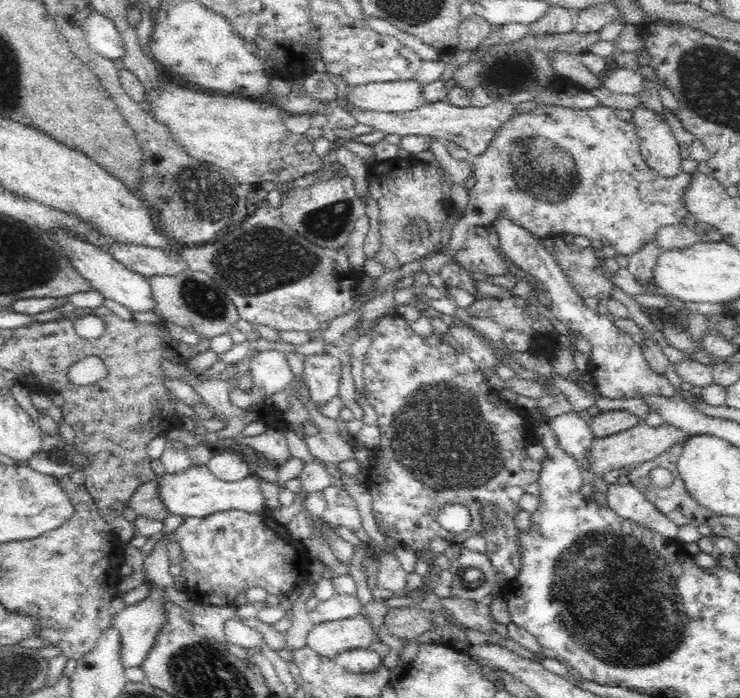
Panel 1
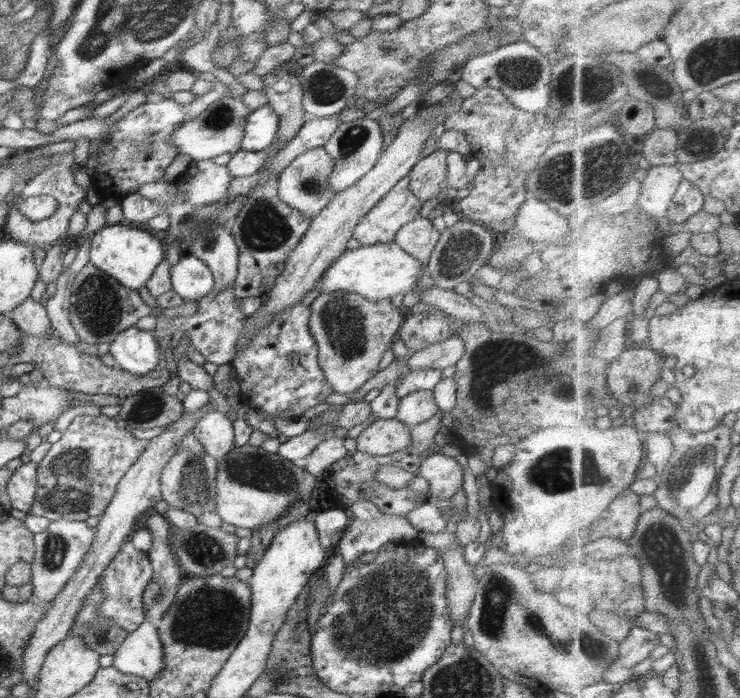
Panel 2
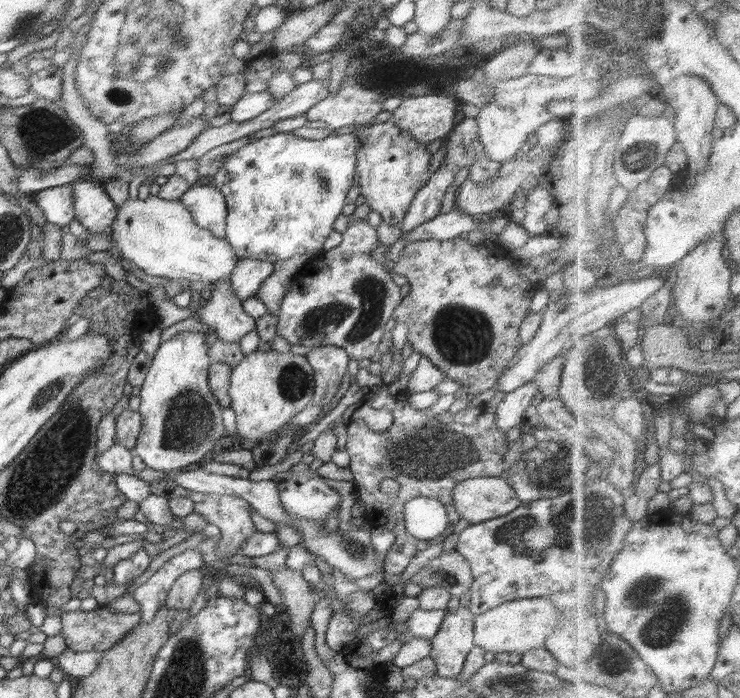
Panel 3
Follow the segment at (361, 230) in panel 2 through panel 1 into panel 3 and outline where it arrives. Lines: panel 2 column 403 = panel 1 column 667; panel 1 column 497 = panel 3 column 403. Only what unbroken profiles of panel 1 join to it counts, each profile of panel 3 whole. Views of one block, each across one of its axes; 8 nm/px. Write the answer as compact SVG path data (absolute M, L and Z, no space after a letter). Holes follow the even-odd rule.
M390 120L362 127L361 130L352 133L358 133L358 139L362 141L362 146L356 154L356 176L352 186L360 187L360 195L366 199L364 204L370 205L372 211L378 212L381 220L398 225L404 220L415 195L432 177L432 154L426 148L426 144L418 142L414 136L400 130ZM454 207L448 213L440 213L438 216L420 224L416 228L410 230L402 236L389 248L386 259L396 263L400 259L401 252L406 244L410 244L416 240L452 240L460 236L462 232L472 232L475 228L480 228L487 234L486 224L477 224L478 218L462 212L460 209Z

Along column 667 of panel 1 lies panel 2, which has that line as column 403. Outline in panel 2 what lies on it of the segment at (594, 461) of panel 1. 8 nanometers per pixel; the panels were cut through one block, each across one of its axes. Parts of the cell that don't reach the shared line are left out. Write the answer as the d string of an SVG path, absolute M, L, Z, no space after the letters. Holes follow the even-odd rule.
M377 419L356 438L357 451L371 456L404 451L413 438L411 428L396 419Z

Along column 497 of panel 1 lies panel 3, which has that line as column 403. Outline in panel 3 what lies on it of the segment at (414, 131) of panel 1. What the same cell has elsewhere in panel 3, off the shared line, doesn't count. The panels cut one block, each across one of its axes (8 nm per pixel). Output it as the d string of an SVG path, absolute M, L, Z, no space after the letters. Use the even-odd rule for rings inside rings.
M435 92L403 99L390 118L400 130L427 144L446 138L461 118L460 106L455 100Z

